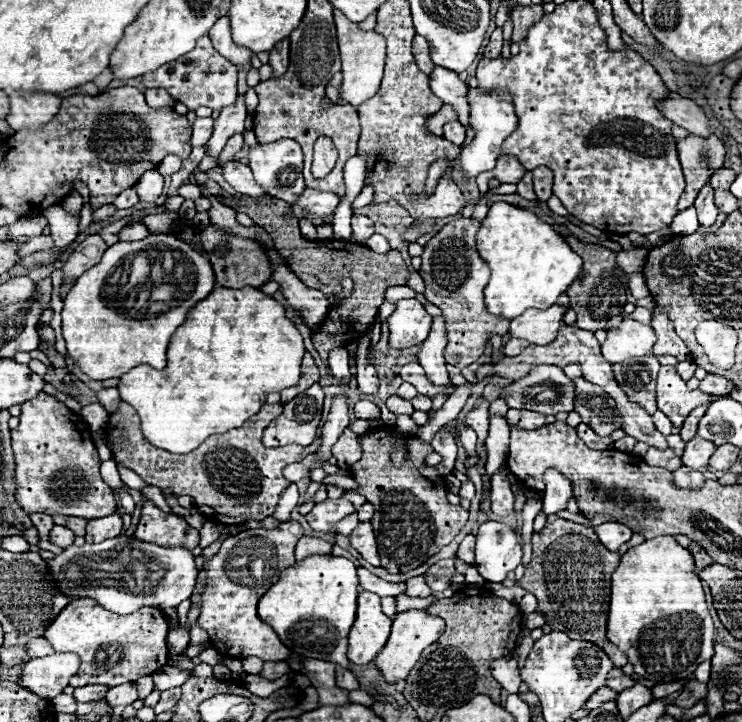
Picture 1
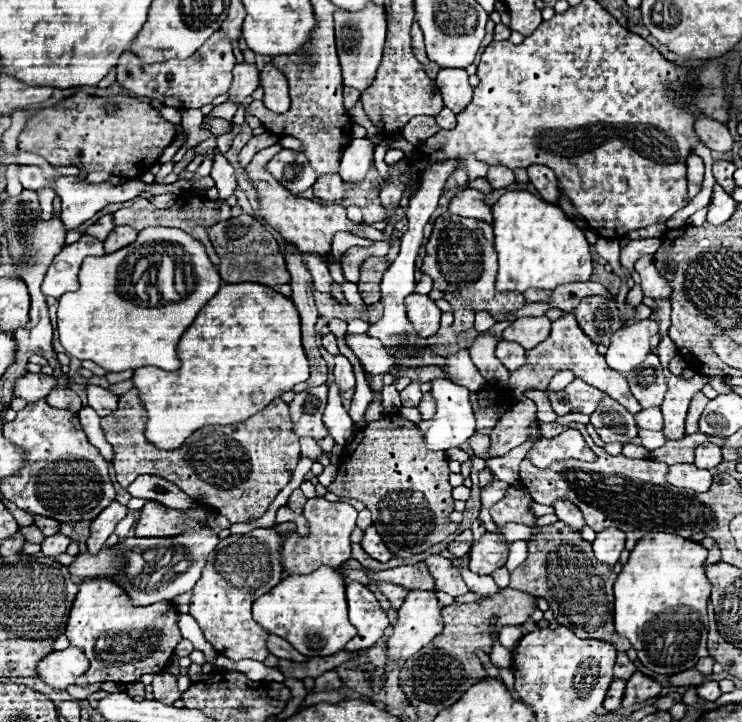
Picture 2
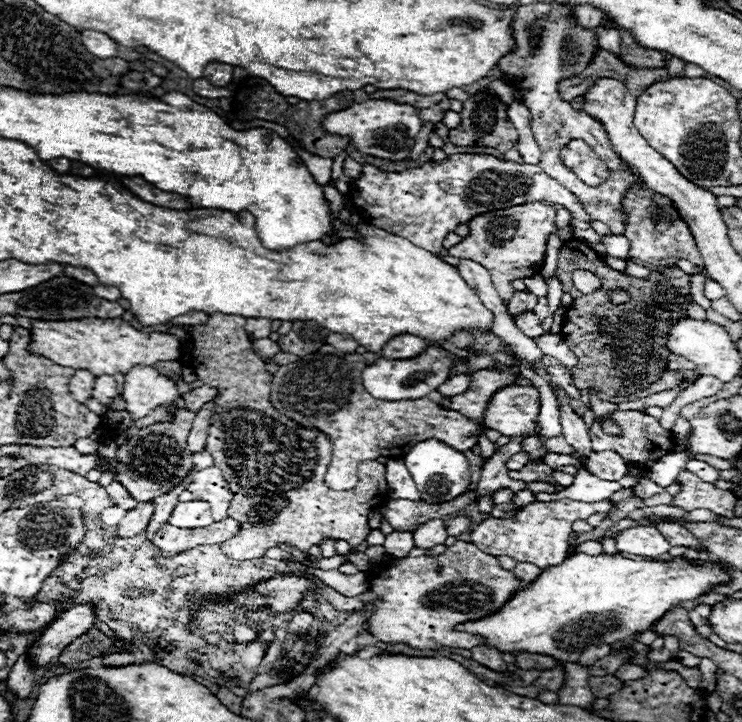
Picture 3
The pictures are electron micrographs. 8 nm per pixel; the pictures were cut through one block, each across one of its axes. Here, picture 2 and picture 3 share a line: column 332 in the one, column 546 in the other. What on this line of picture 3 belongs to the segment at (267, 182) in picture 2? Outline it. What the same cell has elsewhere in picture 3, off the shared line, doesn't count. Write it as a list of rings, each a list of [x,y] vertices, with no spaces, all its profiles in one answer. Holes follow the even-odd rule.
[[[530,202],[506,210],[478,214],[468,222],[470,234],[462,238],[456,246],[448,248],[448,254],[482,264],[490,272],[492,284],[500,292],[500,298],[504,300],[504,304],[508,304],[508,300],[514,294],[512,280],[530,278],[540,270],[540,264],[544,260],[546,236],[556,232],[554,216],[556,210],[542,202]]]

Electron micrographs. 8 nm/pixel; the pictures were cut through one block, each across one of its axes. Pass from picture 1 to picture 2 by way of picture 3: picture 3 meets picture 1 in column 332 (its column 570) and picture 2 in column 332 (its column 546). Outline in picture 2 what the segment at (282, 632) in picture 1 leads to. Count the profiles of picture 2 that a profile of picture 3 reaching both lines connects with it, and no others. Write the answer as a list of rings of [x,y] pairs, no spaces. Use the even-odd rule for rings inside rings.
[[[320,566],[312,574],[288,576],[254,602],[254,618],[264,630],[288,640],[304,656],[322,658],[336,654],[356,634],[356,628],[348,620],[344,586],[346,576],[338,568],[328,566]]]

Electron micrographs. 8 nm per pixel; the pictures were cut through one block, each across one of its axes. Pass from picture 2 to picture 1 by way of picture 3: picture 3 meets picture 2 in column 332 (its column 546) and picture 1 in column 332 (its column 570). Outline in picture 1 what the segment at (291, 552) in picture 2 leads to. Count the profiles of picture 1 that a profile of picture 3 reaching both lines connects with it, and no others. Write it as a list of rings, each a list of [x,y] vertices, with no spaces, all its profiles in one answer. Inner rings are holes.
[[[328,498],[326,502],[316,504],[312,508],[312,512],[306,514],[306,520],[318,532],[332,532],[332,534],[336,534],[332,526],[340,518],[344,518],[344,516],[348,516],[352,512],[354,512],[354,506],[346,498],[338,498],[338,500],[330,500]]]

